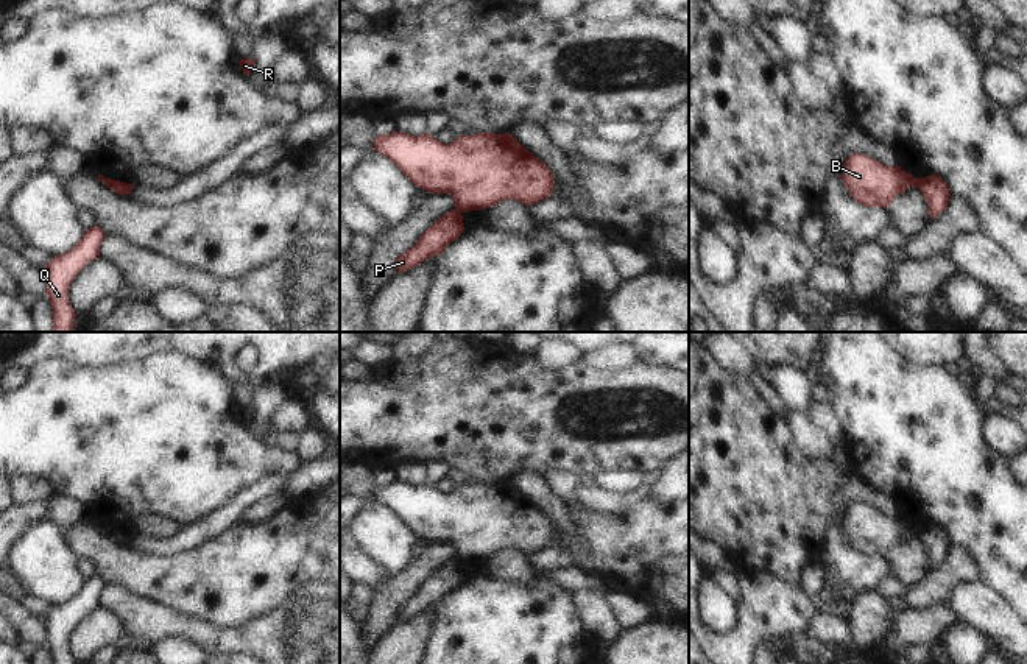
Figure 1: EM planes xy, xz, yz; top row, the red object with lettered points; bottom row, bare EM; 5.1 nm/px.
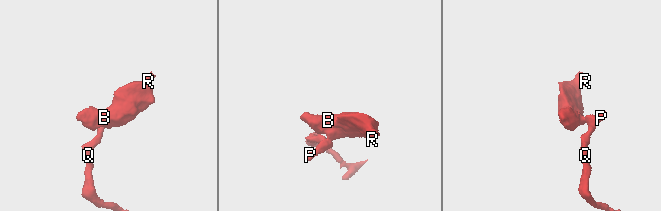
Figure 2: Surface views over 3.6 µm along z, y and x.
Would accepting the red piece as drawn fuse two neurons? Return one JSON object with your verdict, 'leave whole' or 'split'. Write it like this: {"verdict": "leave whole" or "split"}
{"verdict": "split"}

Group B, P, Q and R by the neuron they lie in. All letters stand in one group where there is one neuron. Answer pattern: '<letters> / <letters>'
B R / P Q

